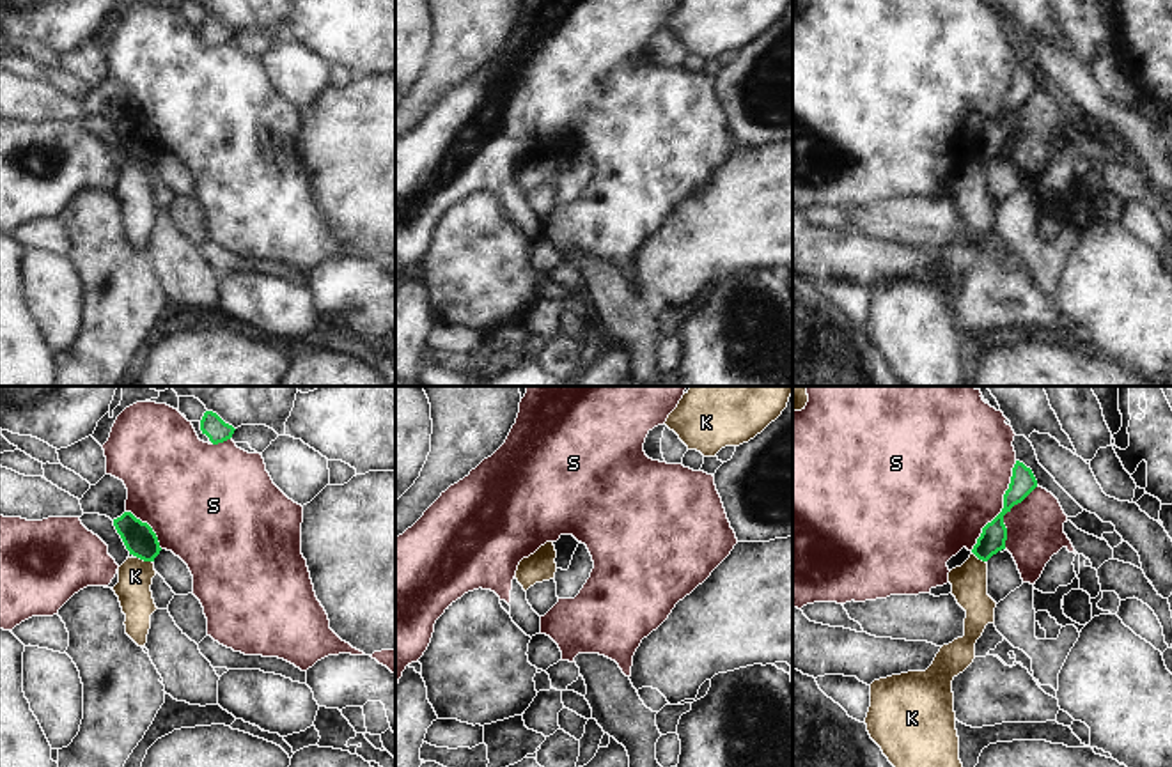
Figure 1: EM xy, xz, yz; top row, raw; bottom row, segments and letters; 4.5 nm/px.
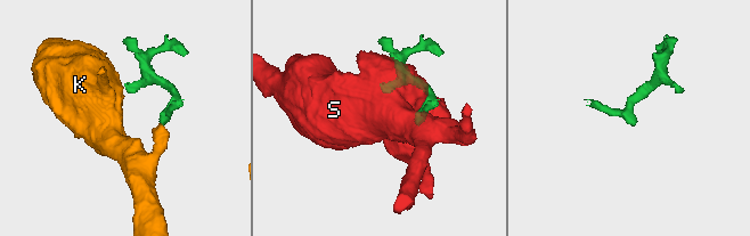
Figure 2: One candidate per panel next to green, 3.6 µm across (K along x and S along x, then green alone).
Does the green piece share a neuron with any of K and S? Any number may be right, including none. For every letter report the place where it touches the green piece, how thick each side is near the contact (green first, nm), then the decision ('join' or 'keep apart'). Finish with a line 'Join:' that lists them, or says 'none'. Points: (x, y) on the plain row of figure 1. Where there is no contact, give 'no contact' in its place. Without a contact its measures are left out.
K: xy (144, 163) | 150/160 nm | keep apart
S: yz (1004, 108) | 120/460 nm | keep apart
Join: none

